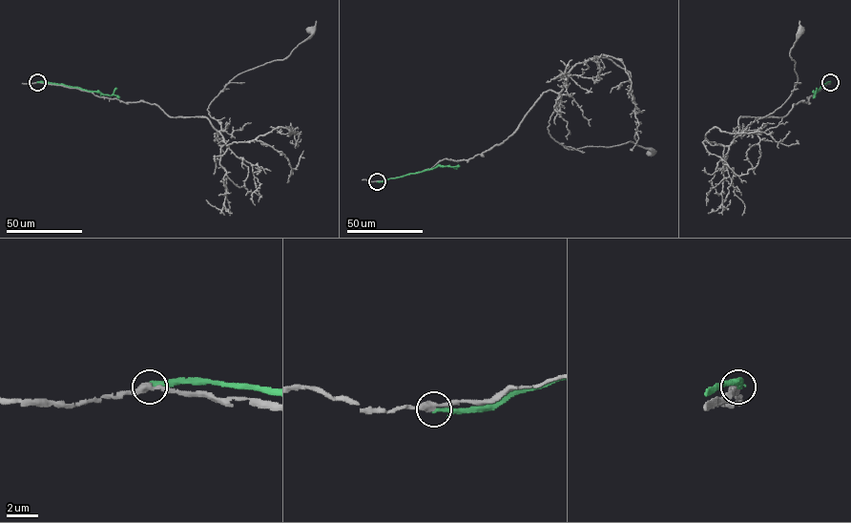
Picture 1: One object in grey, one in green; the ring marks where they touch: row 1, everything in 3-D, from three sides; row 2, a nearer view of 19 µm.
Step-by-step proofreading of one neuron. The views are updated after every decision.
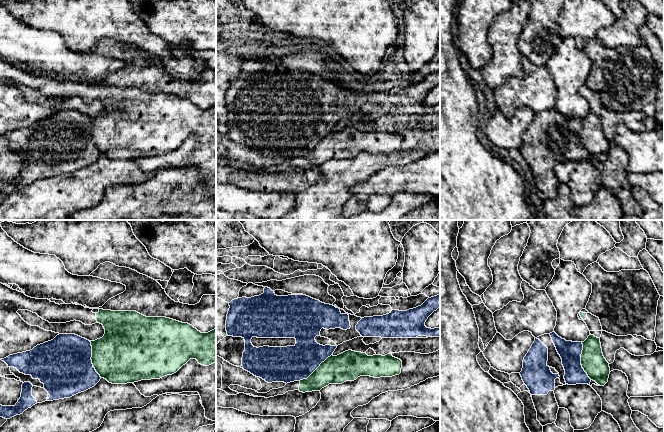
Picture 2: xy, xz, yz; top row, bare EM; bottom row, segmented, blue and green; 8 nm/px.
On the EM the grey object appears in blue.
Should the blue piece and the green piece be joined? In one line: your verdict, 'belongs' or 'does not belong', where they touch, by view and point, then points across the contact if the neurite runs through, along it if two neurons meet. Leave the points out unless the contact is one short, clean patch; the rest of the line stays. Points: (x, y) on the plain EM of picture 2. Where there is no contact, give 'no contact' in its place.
does not belong | yz (580, 137) | along yz (581, 118), (581, 143), (591, 155)

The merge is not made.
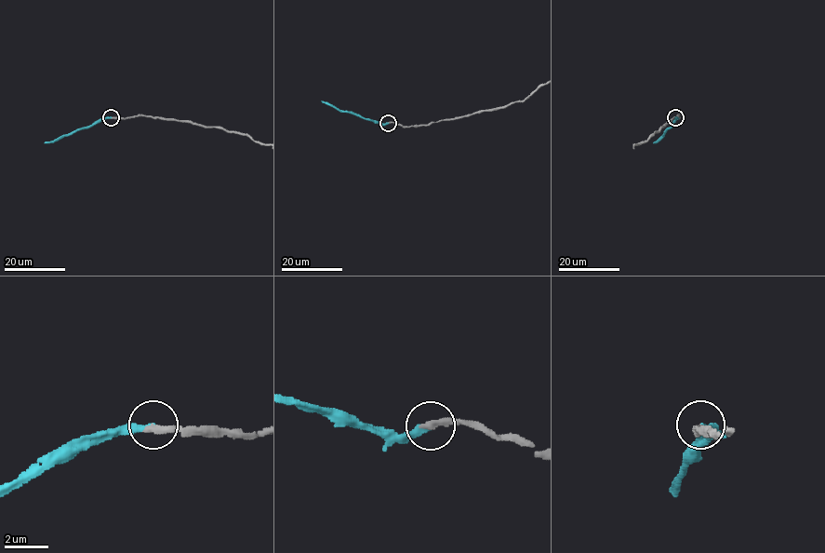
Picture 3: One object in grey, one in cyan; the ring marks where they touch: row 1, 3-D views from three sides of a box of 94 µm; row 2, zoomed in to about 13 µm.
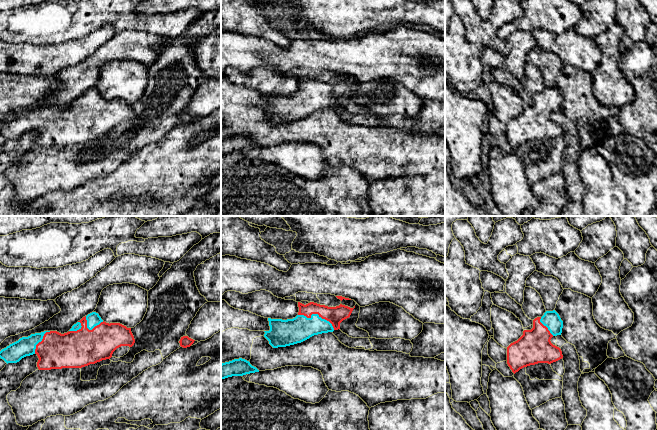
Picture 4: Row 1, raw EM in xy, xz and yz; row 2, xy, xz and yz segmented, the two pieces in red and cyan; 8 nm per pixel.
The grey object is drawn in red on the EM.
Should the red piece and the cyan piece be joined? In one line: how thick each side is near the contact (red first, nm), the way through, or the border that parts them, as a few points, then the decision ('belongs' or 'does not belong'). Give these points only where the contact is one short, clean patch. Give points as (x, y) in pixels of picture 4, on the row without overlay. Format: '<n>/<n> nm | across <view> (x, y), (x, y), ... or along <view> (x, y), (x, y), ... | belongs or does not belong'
140/200 nm | belongs

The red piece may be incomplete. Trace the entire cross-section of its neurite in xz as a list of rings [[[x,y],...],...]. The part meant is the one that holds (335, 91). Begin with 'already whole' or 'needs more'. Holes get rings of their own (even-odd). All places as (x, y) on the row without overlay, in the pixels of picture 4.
needs more | [[[298,78],[298,83],[298,91],[293,95],[282,96],[268,94],[270,106],[264,107],[264,113],[273,124],[294,121],[301,119],[314,111],[338,106],[340,105],[340,99],[349,94],[354,85],[342,80],[336,83],[328,83],[314,78],[310,78],[306,81]]]

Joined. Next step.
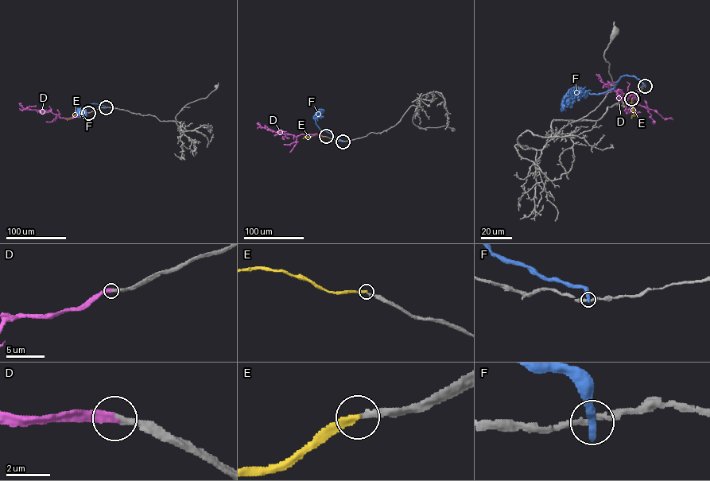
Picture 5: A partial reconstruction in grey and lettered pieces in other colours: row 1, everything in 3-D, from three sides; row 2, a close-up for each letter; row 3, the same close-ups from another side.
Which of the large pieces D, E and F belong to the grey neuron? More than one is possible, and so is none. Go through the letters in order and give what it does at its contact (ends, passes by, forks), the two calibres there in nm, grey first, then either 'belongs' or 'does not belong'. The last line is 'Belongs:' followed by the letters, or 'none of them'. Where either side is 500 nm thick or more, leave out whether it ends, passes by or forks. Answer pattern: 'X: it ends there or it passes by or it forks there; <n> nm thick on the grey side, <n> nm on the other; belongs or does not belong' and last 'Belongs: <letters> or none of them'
D: it ends there; 300 nm thick on the grey side, 400 nm on the other; belongs
E: it ends there; 260 nm thick on the grey side, 240 nm on the other; does not belong
F: it ends there; 200 nm thick on the grey side, 440 nm on the other; does not belong
Belongs: D

